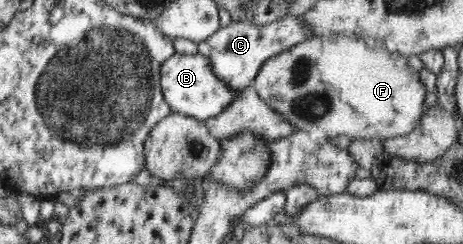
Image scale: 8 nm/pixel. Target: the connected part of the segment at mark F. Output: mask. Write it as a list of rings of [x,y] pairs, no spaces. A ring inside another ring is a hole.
[[[331,34],[324,38],[310,37],[269,57],[257,71],[253,86],[267,105],[293,122],[298,130],[329,139],[339,135],[347,135],[353,140],[406,135],[414,131],[427,109],[427,88],[423,87],[420,74],[411,67],[410,59],[390,52],[386,47],[375,47],[363,36]]]

